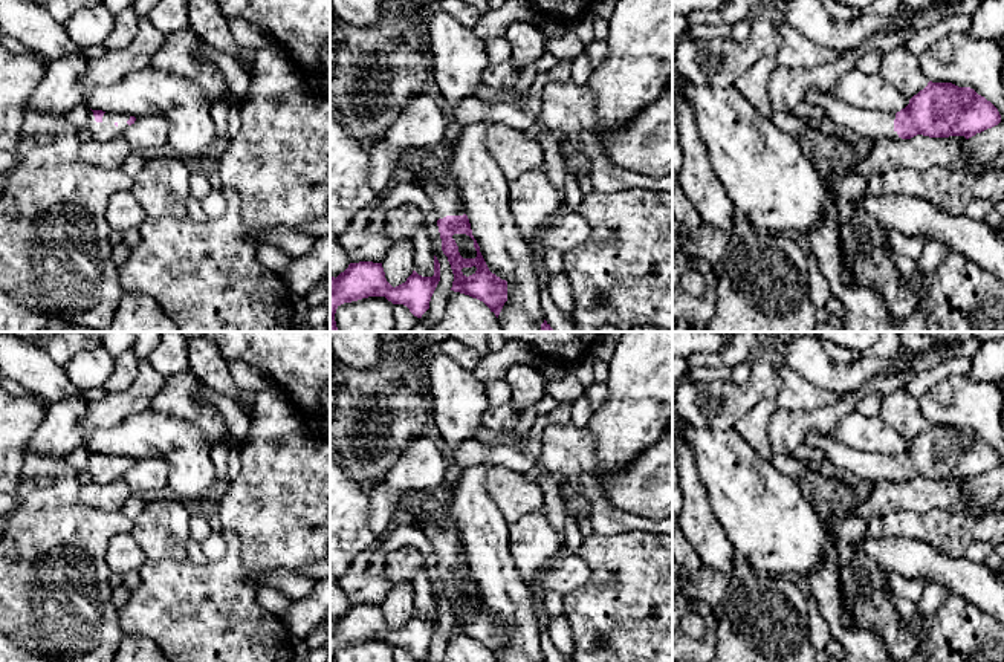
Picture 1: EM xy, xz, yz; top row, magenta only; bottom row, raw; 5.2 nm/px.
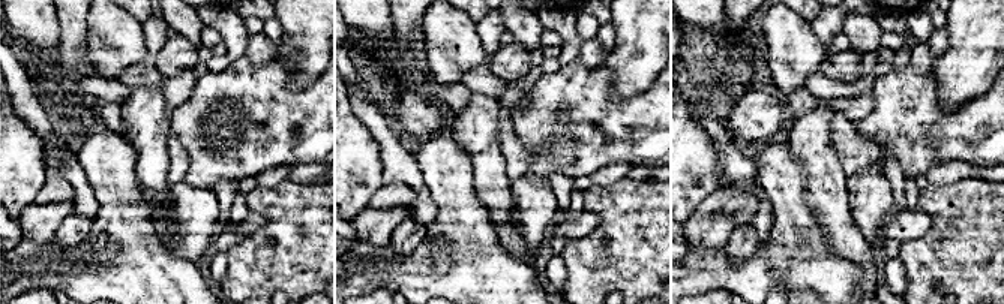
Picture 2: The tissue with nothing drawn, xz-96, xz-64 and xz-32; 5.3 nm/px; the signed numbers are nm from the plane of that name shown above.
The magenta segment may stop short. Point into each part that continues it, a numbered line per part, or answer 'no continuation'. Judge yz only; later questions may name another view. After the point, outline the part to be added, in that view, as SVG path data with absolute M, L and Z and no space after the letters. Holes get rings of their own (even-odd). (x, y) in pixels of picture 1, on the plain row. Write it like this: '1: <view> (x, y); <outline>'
1: yz (871, 468); M810 431L804 443L821 449L824 459L834 468L844 469L870 485L877 482L899 482L894 472L896 456L853 449L831 434L821 434L818 431Z

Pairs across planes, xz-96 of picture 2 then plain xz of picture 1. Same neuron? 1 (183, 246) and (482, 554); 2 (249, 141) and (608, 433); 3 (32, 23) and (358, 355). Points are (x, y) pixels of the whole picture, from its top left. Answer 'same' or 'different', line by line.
1: different
2: different
3: same

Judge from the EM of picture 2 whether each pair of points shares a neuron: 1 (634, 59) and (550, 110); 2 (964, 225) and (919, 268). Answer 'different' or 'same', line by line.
1: different
2: same

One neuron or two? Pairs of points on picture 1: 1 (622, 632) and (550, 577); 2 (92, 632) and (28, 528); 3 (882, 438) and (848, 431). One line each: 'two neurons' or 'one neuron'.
1: two neurons
2: one neuron
3: one neuron

